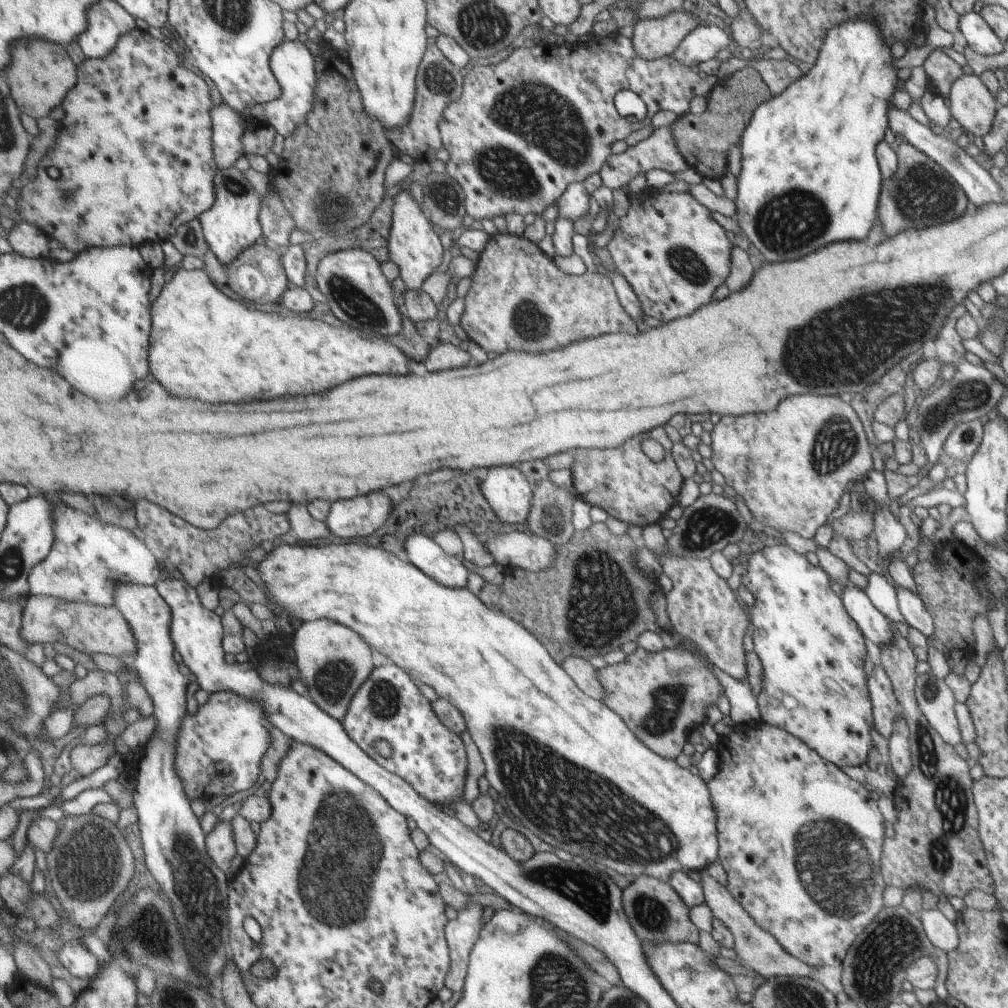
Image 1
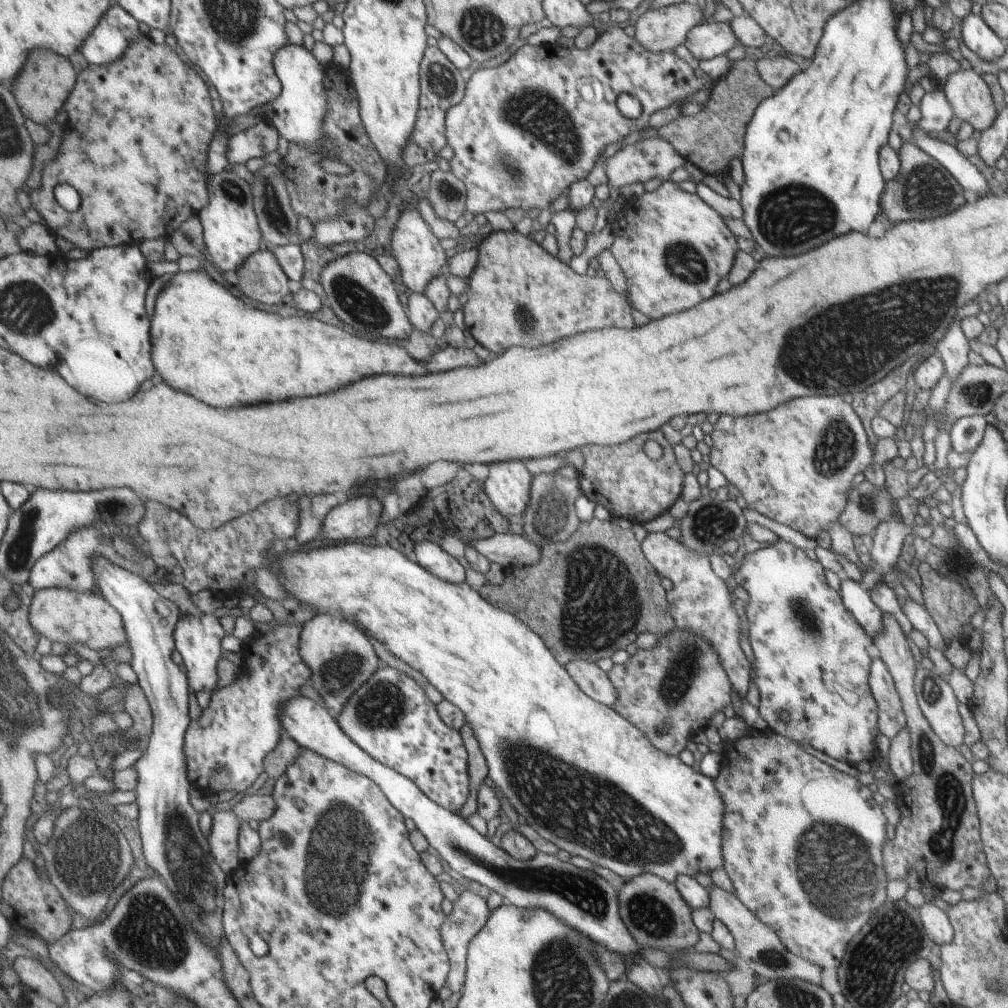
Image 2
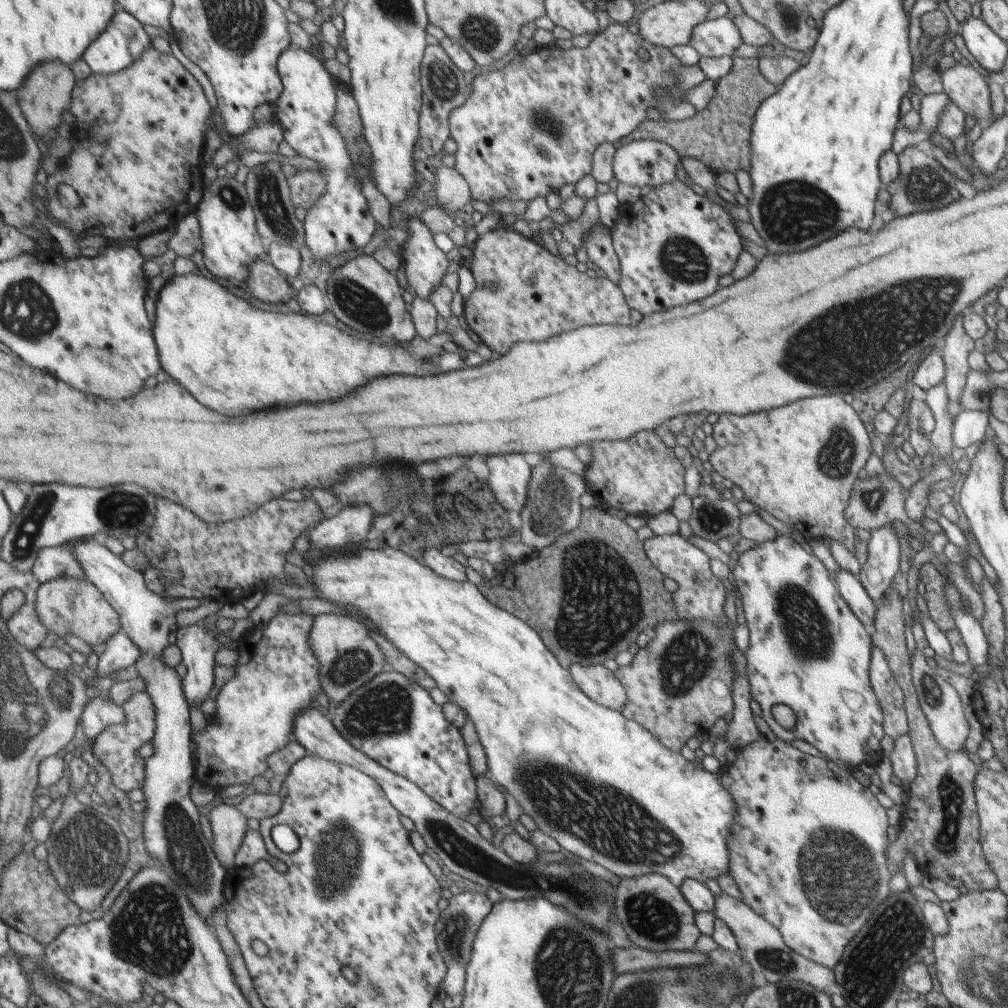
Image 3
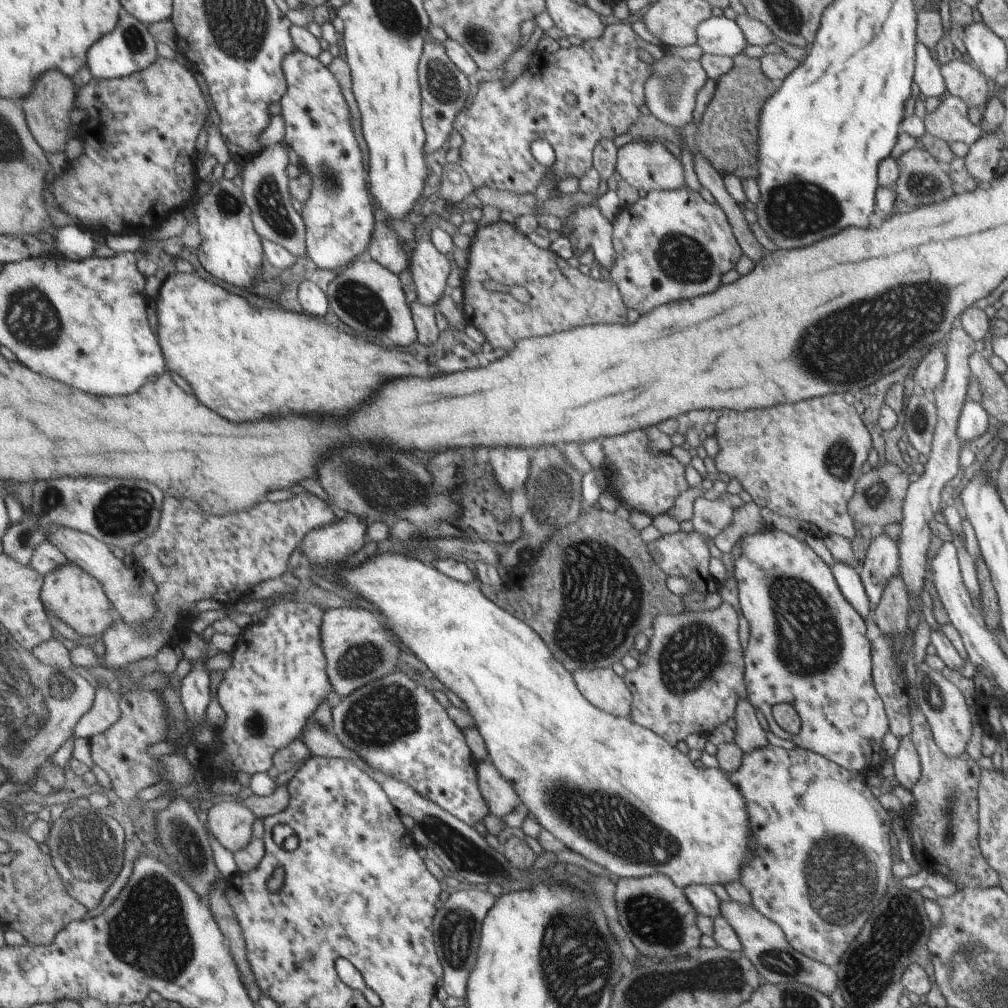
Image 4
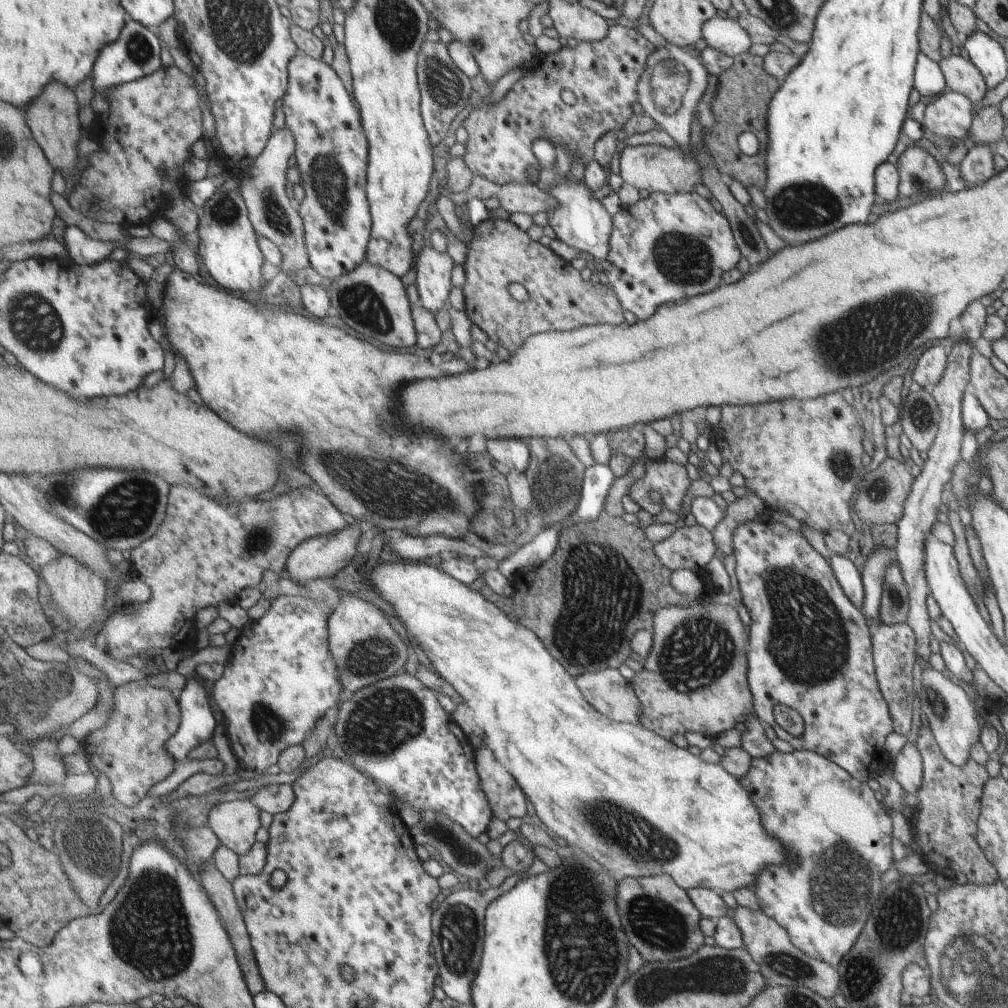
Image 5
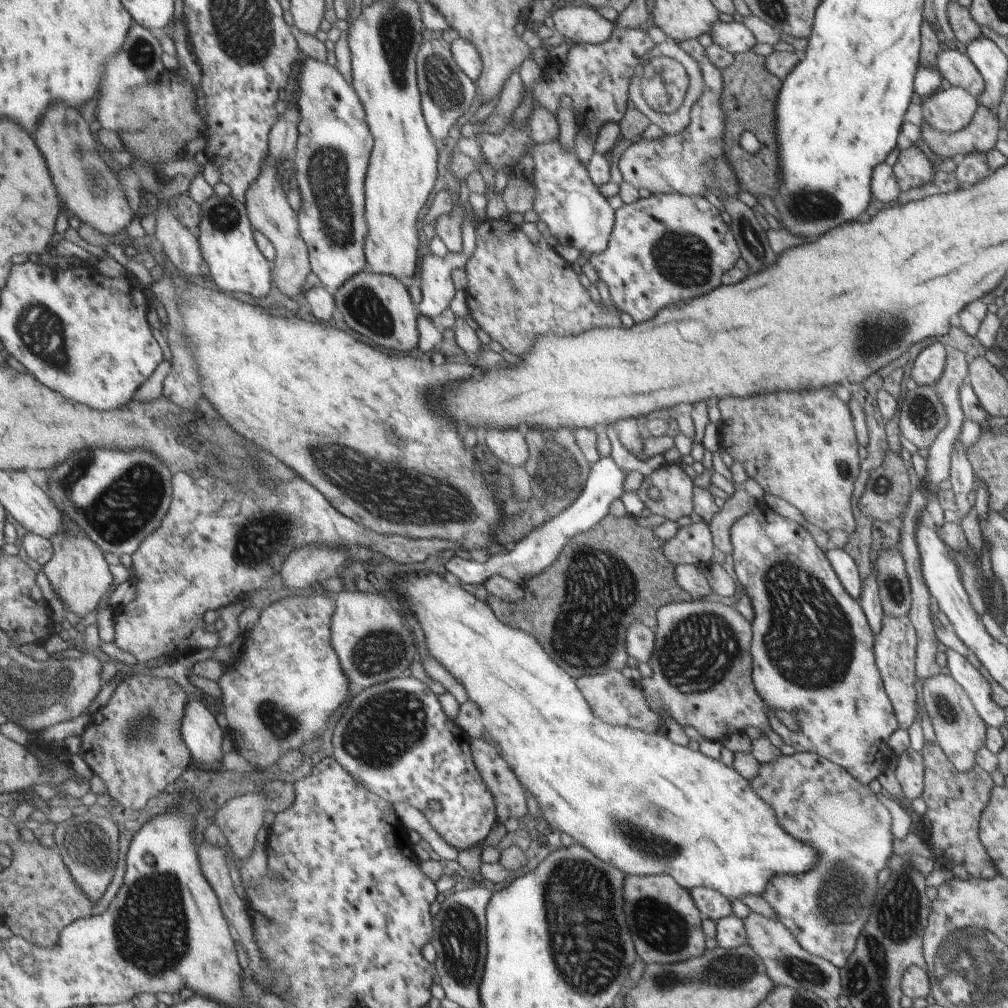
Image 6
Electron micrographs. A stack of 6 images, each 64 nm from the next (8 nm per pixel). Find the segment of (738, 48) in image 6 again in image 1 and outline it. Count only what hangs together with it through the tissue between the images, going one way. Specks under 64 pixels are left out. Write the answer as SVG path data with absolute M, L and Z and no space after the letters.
M696 26L671 56L680 65L690 68L701 61L715 58L722 48L732 48L728 36L716 26Z

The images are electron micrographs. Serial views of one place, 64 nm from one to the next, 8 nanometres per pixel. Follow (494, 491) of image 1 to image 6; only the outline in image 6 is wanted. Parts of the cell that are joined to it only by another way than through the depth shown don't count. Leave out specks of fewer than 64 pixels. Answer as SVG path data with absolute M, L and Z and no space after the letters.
M495 430L485 432L485 444L491 454L513 467L521 466L527 460L527 446L517 430Z

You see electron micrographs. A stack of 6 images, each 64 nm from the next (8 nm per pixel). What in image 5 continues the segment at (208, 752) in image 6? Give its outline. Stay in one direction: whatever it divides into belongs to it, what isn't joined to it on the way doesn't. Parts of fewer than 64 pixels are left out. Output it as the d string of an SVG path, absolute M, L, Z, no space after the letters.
M197 677L188 679L187 686L180 695L178 703L181 724L179 730L165 744L167 752L172 753L177 762L183 760L187 753L199 744L207 740L211 742L218 724L209 704L209 694L203 685L205 679Z

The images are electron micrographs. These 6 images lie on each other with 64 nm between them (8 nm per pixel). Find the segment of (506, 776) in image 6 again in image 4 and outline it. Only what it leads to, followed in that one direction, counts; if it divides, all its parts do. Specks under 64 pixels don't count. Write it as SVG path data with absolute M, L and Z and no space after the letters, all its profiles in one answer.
M488 762L478 763L479 791L488 808L488 814L496 817L503 817L513 810L513 807L520 803L517 795L512 791L511 785L504 781L496 773L493 765Z

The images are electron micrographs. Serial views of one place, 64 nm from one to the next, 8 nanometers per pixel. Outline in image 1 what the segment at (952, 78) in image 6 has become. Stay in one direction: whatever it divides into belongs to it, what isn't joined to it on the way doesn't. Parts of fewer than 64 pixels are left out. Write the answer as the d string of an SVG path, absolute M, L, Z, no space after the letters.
M961 75L952 84L947 100L949 112L969 136L987 135L992 126L995 102L978 75Z

